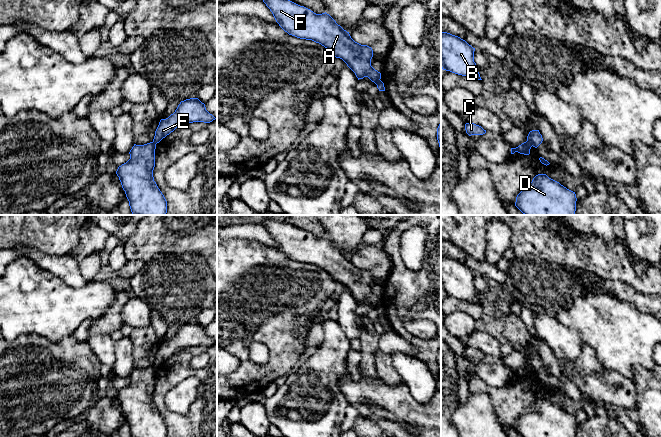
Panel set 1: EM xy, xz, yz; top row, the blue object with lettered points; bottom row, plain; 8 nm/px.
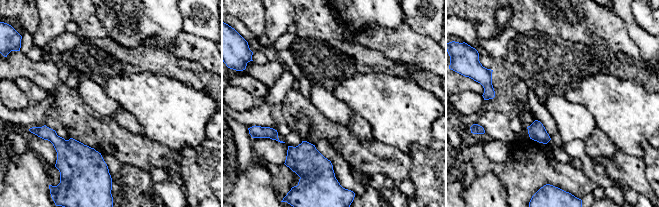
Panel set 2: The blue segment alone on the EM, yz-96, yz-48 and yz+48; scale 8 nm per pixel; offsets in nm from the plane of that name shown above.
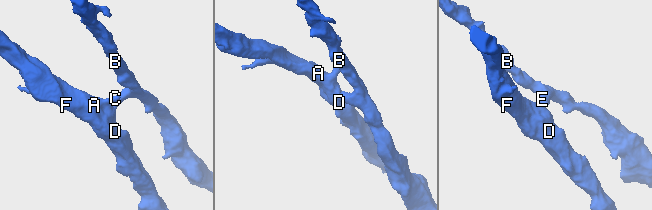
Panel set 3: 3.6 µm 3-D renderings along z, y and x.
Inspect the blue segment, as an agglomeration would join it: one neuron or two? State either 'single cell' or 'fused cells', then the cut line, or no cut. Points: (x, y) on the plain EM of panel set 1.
fused cells; cut yz (526, 365), (532, 369)

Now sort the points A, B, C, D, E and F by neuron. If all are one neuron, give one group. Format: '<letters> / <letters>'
A C D F / B E

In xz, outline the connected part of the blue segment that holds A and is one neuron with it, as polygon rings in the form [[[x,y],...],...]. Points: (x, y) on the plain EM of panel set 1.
[[[269,218],[265,219],[263,226],[279,250],[289,259],[321,268],[336,282],[342,283],[358,304],[368,301],[376,308],[381,303],[381,297],[371,290],[372,272],[355,266],[349,256],[326,236],[316,238],[287,222]]]

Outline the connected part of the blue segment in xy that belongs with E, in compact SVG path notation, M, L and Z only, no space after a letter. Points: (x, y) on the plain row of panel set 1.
M198 322L181 325L177 333L166 343L161 343L155 355L153 366L159 367L177 351L193 346L210 347L216 342L210 338Z

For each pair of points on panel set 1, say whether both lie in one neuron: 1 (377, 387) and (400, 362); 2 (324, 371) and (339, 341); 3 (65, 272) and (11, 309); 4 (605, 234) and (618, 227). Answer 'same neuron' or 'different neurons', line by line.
1: different neurons
2: same neuron
3: different neurons
4: different neurons

